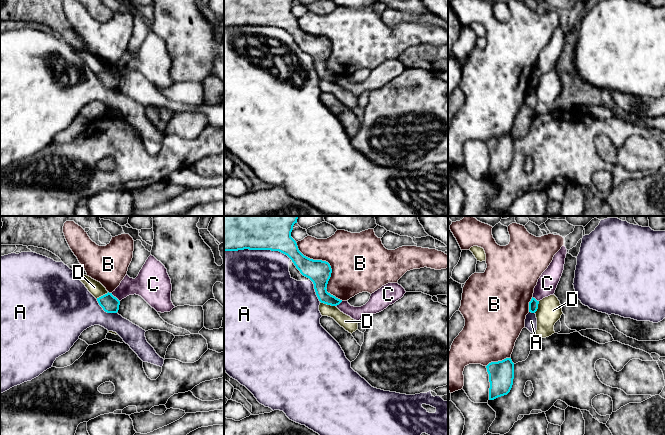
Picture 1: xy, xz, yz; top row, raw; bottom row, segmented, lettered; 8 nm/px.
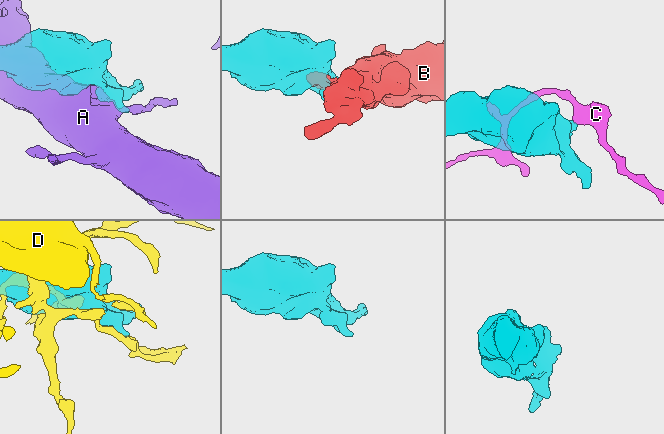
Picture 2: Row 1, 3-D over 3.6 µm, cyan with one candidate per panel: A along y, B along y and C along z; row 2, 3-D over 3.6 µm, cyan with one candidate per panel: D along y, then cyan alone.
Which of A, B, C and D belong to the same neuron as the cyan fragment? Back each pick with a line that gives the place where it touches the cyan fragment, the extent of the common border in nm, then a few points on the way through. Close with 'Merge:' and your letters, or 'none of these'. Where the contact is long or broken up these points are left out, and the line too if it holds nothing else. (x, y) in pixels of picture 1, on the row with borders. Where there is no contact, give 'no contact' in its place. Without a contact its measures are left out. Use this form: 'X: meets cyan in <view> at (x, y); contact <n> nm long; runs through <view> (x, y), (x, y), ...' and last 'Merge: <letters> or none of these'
Merge: none of these

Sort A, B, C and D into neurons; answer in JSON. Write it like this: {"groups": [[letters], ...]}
{"groups": [["A"], ["B"], ["C"], ["D"]]}

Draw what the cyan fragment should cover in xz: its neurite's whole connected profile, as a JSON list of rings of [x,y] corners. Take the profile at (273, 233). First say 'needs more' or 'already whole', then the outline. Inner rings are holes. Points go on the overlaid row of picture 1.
already whole; [[[224,216],[224,251],[244,249],[279,251],[287,255],[300,273],[313,282],[321,303],[337,306],[342,300],[328,293],[326,289],[332,273],[330,264],[304,256],[299,251],[296,241],[291,237],[297,219],[298,216]]]

